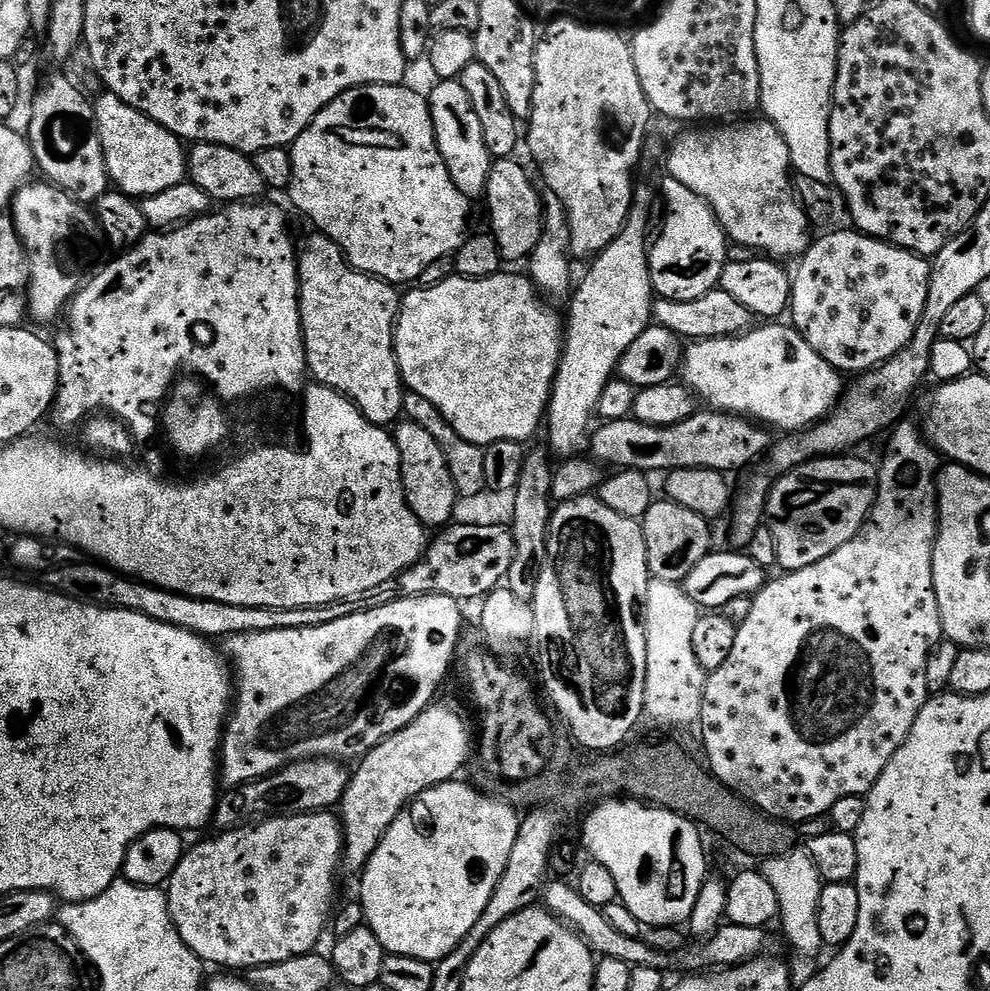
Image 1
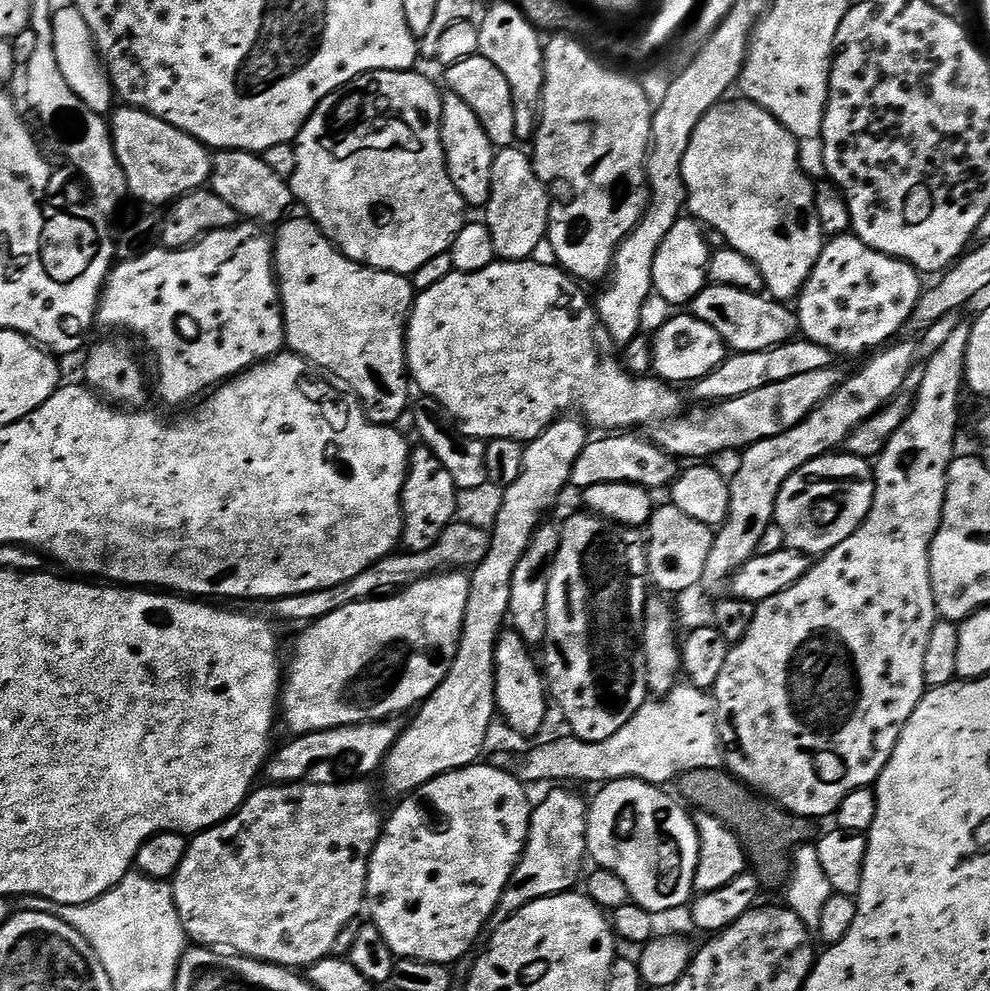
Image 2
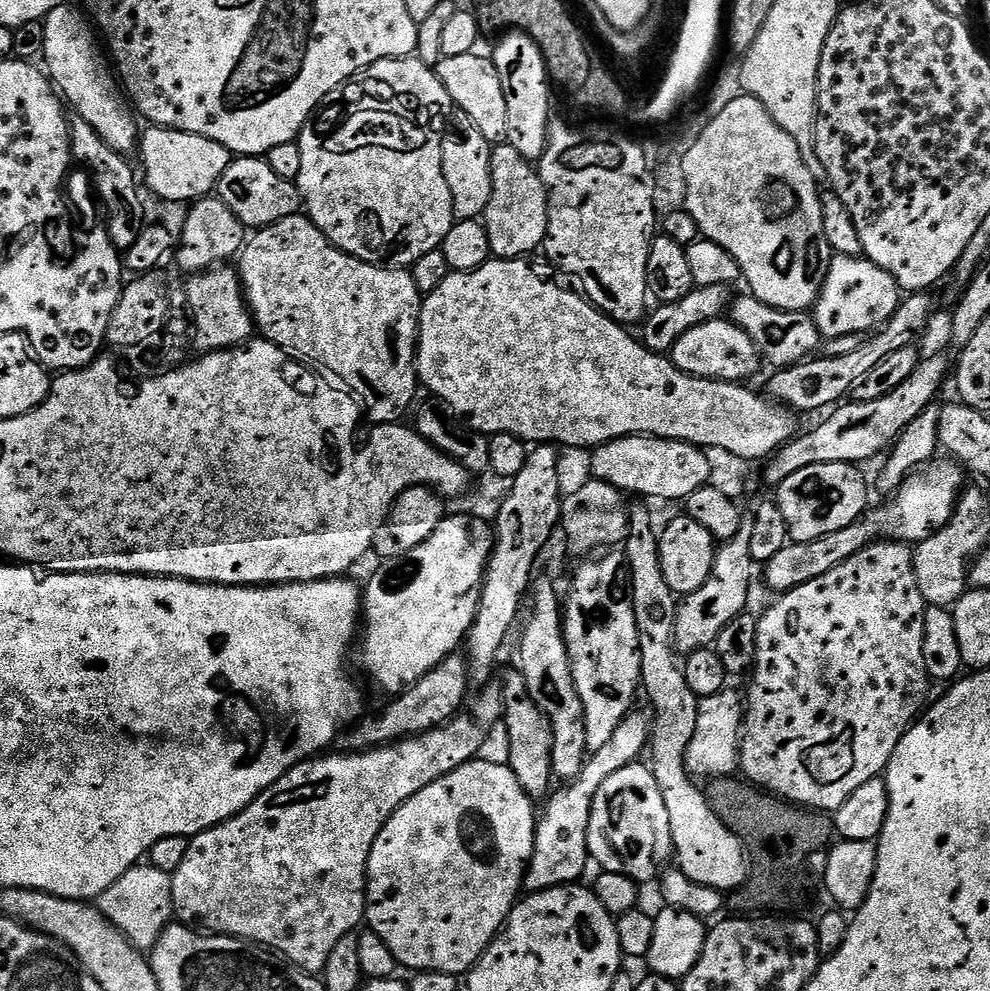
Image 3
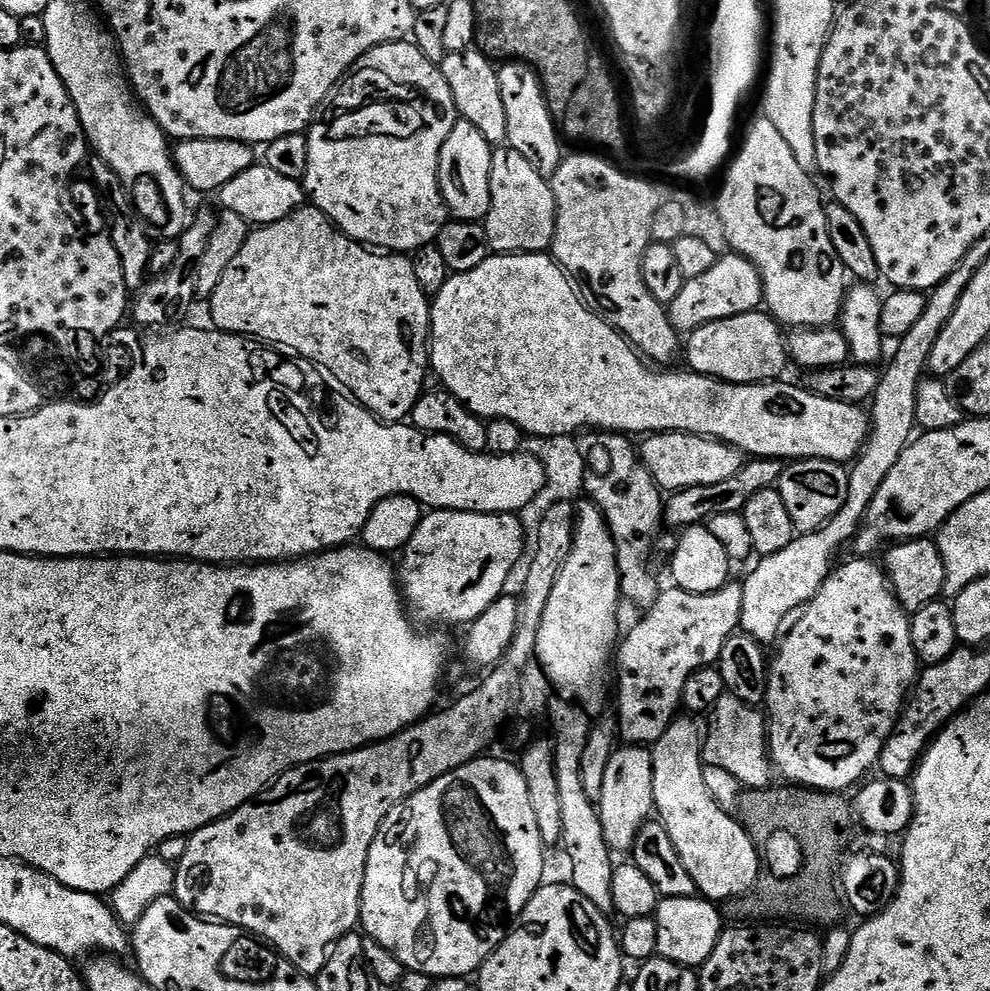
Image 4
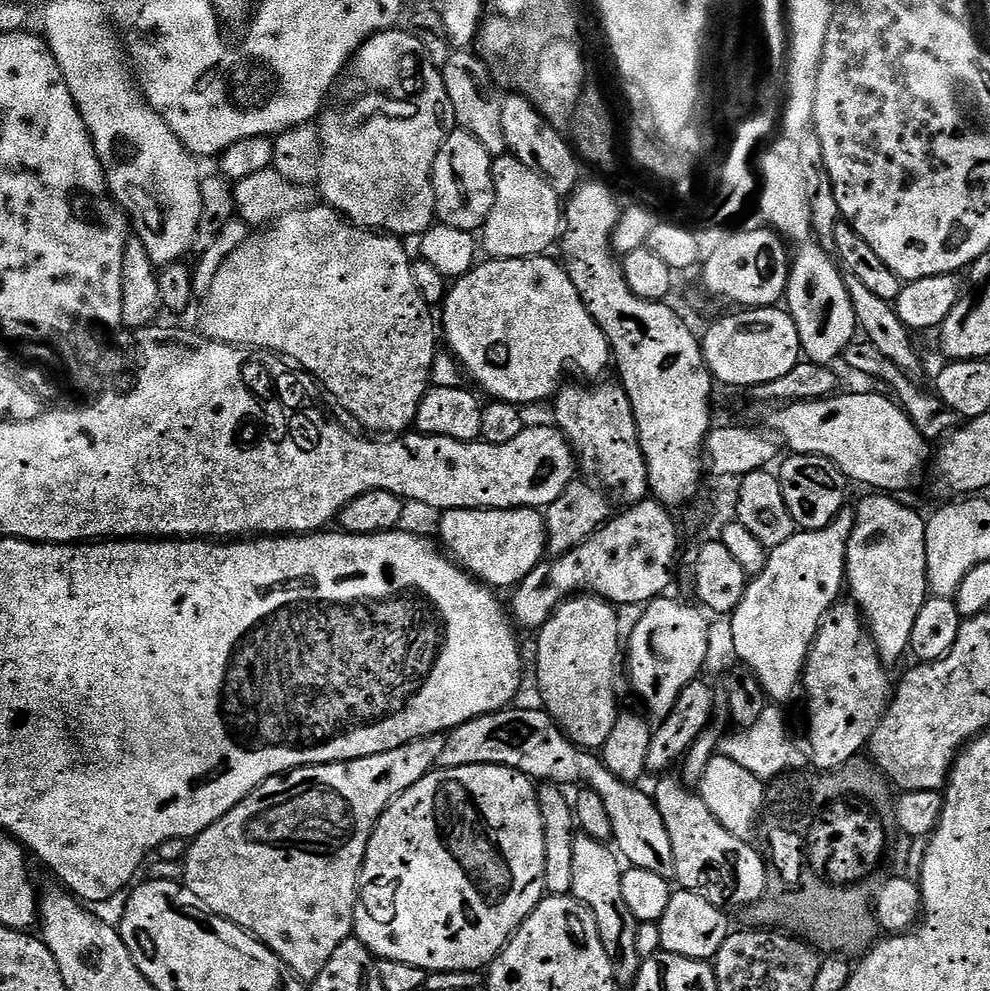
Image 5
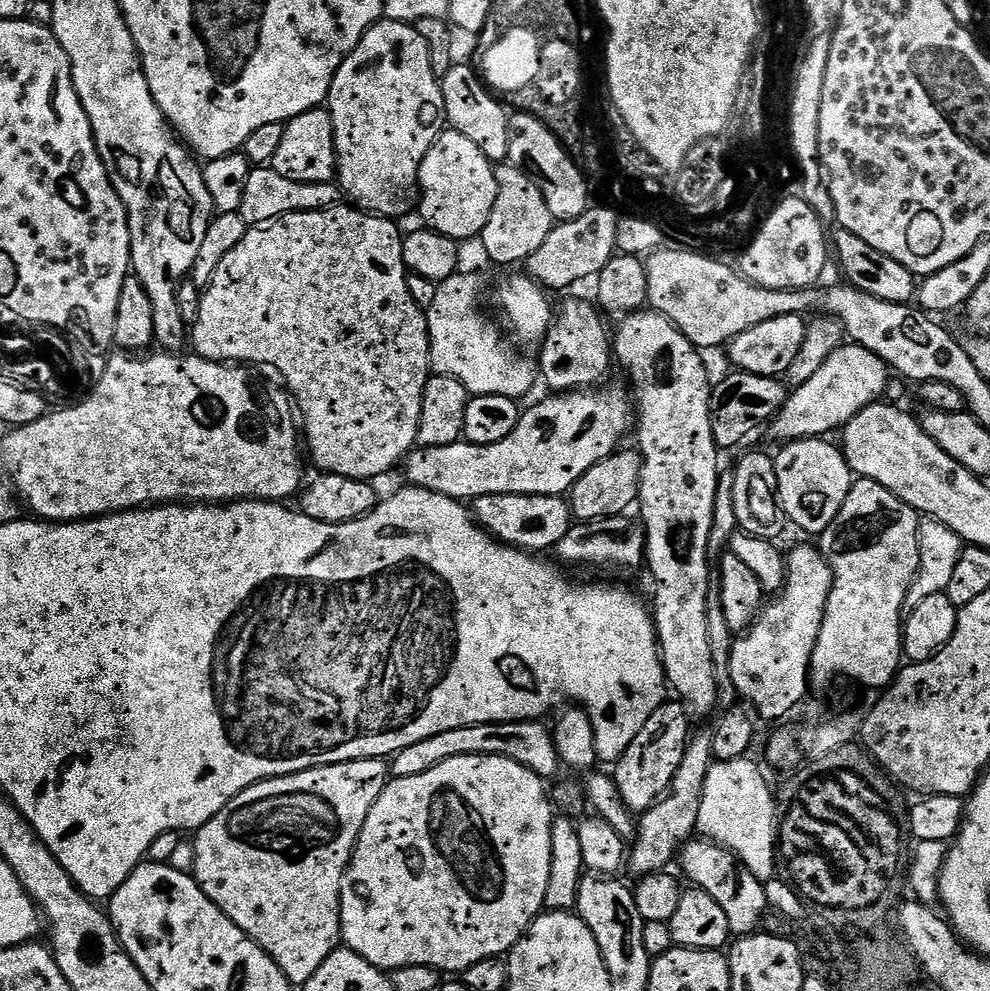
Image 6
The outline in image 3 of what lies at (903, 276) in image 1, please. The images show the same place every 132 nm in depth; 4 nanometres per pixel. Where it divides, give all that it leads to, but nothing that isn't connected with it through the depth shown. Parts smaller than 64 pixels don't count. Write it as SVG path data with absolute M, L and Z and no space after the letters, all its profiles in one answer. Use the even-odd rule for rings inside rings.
M833 255L826 282L814 305L814 319L821 337L829 340L848 334L871 334L888 323L902 299L898 281L864 256Z

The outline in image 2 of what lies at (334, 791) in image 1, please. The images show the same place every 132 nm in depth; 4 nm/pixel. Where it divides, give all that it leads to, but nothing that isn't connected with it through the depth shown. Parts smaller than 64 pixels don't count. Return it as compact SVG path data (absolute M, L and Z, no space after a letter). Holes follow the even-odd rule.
M399 719L375 720L369 724L342 726L330 730L318 730L305 736L292 736L289 744L284 744L269 755L264 764L263 779L269 785L302 784L313 779L321 768L323 779L328 782L362 780L371 777L371 772L379 773L387 760L394 742L399 738L402 724Z

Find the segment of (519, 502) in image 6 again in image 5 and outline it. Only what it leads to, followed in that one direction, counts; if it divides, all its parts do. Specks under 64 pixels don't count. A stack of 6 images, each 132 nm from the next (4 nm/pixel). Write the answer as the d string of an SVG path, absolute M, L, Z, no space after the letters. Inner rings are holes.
M449 508L443 513L444 516L440 520L440 540L443 551L455 563L459 564L469 576L476 577L481 584L488 585L493 590L501 590L500 588L508 588L507 590L515 589L516 585L522 582L522 578L526 578L526 574L530 574L530 570L534 570L542 563L546 556L548 546L548 531L544 525L544 512L534 508Z

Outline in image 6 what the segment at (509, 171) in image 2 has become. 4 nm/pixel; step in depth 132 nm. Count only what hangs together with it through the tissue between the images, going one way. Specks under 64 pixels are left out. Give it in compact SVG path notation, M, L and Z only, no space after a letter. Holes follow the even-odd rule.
M504 162L496 168L498 182L498 198L494 198L494 210L490 210L490 222L480 232L478 244L496 264L523 265L531 258L544 242L554 227L550 214L550 206L546 206L546 198L534 182L522 170L513 164Z

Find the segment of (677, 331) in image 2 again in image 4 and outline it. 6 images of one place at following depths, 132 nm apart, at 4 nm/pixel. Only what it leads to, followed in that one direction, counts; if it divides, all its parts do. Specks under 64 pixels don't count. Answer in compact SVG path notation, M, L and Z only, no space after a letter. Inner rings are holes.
M767 311L738 314L718 322L710 322L694 330L686 340L687 367L700 376L712 376L726 384L766 384L777 379L790 357L785 333Z

